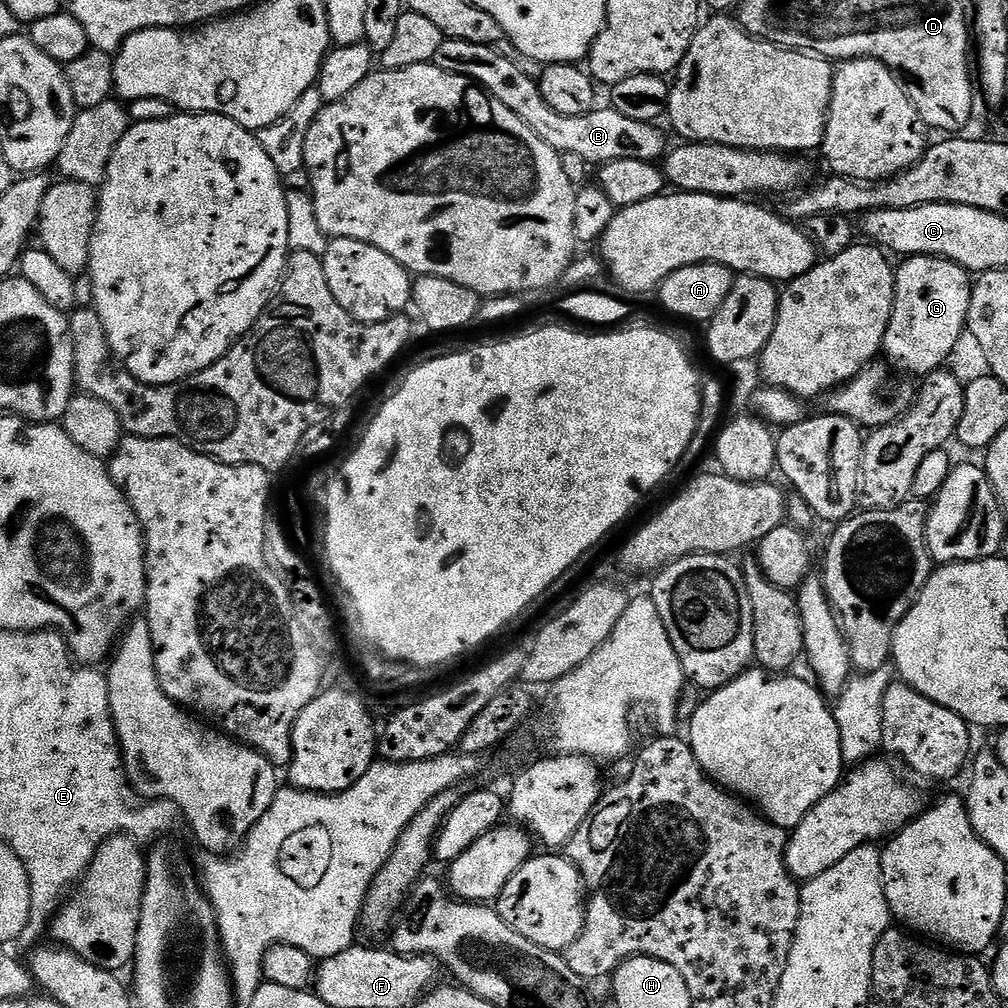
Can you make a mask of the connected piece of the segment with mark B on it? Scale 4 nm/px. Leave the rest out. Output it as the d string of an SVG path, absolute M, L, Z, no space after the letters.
M444 39L438 46L438 54L434 61L439 68L450 74L465 76L474 80L488 95L494 97L510 114L518 114L546 146L550 146L561 154L578 154L590 166L609 164L622 158L635 160L659 161L665 155L664 136L656 129L655 123L634 122L634 118L626 118L626 114L618 114L610 106L597 107L590 114L582 114L578 118L570 118L570 114L558 114L558 110L550 110L542 98L542 90L537 77L522 74L507 58L502 58L495 47L474 42Z

